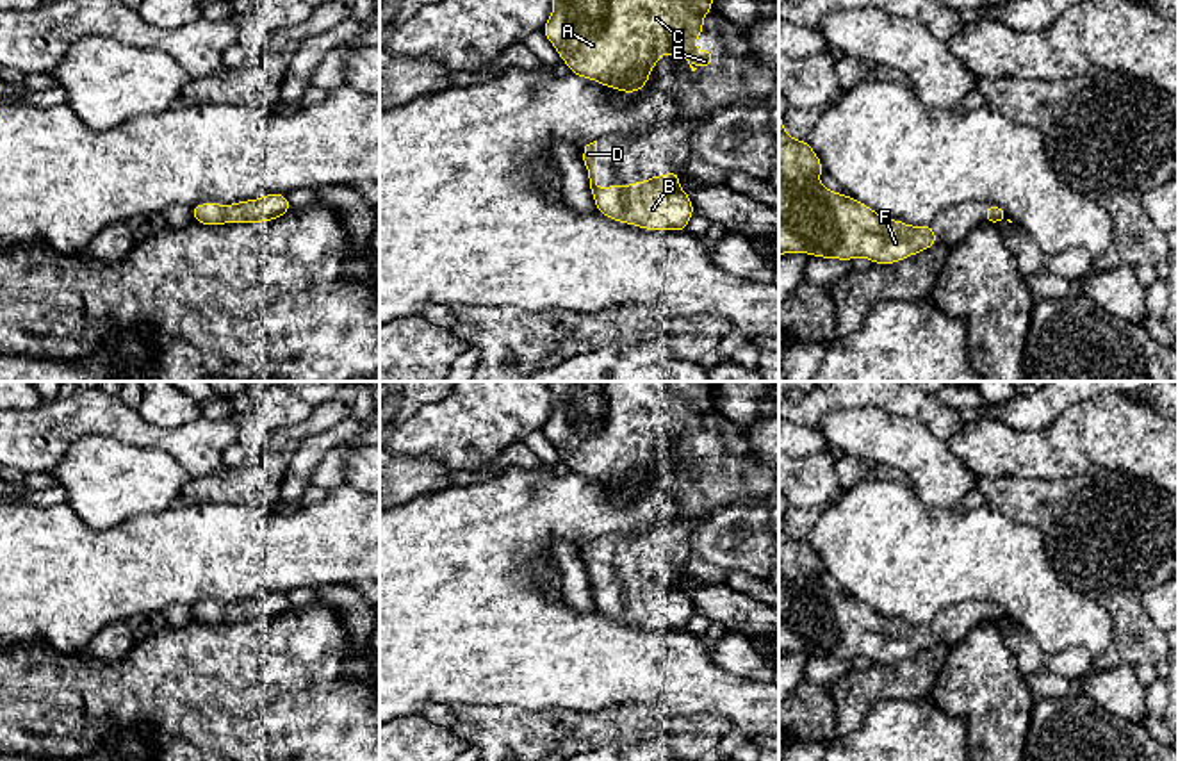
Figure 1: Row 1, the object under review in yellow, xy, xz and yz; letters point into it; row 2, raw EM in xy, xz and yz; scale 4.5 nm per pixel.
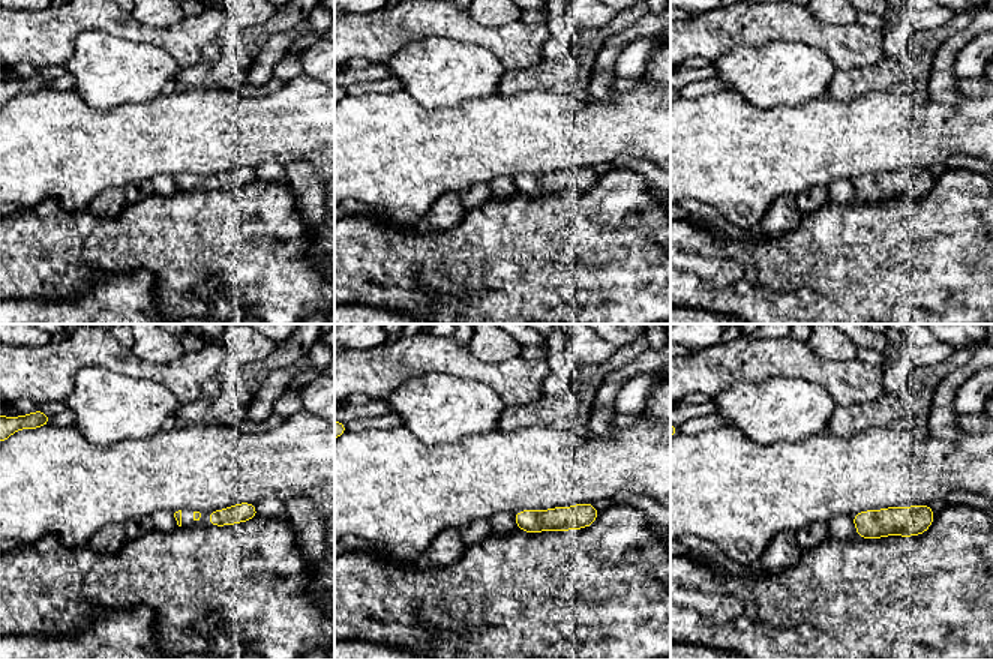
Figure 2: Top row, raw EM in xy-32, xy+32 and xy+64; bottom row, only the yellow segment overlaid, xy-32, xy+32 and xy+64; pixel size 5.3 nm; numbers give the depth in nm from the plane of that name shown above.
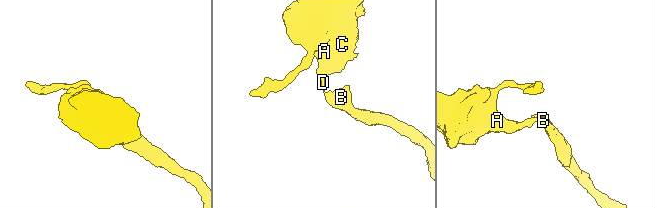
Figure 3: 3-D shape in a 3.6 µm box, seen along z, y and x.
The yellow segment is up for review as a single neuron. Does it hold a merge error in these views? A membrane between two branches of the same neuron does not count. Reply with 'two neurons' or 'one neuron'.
one neuron

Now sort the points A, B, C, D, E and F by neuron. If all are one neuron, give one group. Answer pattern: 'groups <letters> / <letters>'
groups A B C D E F

